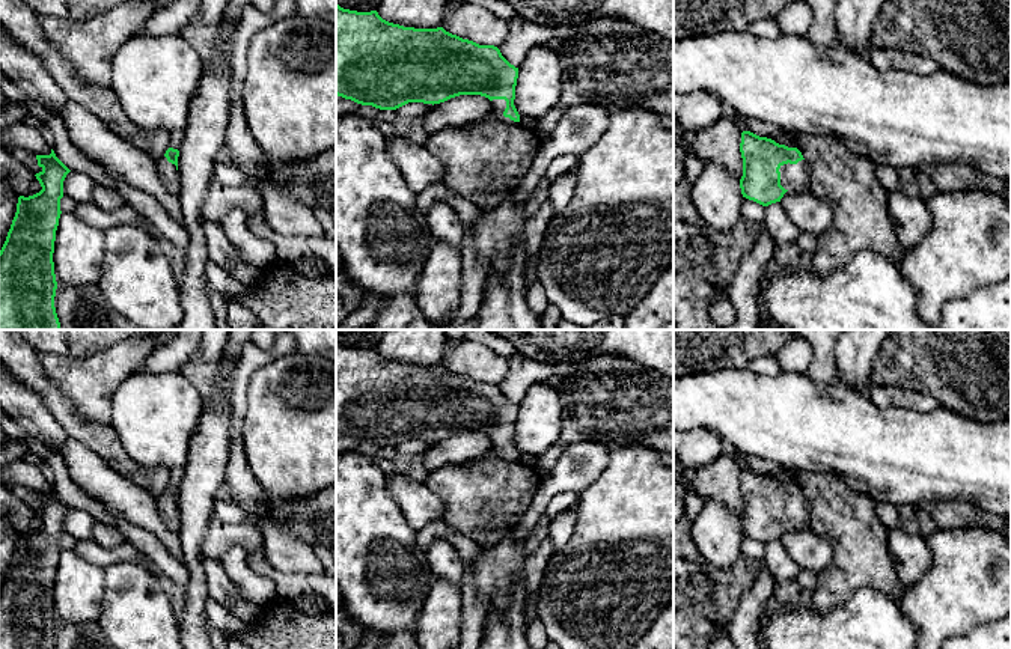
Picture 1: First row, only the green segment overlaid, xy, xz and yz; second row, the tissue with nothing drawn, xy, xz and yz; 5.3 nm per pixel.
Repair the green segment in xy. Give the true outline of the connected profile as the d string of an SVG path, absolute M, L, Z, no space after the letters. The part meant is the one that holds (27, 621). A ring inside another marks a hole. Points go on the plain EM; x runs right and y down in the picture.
M53 486L50 492L36 492L36 497L42 507L35 513L42 527L29 535L18 535L15 554L0 587L0 649L56 649L57 619L53 590L62 551L63 518L71 507Z

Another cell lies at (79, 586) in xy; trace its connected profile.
M62 550L54 578L54 611L60 622L96 622L104 598L104 568L89 563L74 550Z

